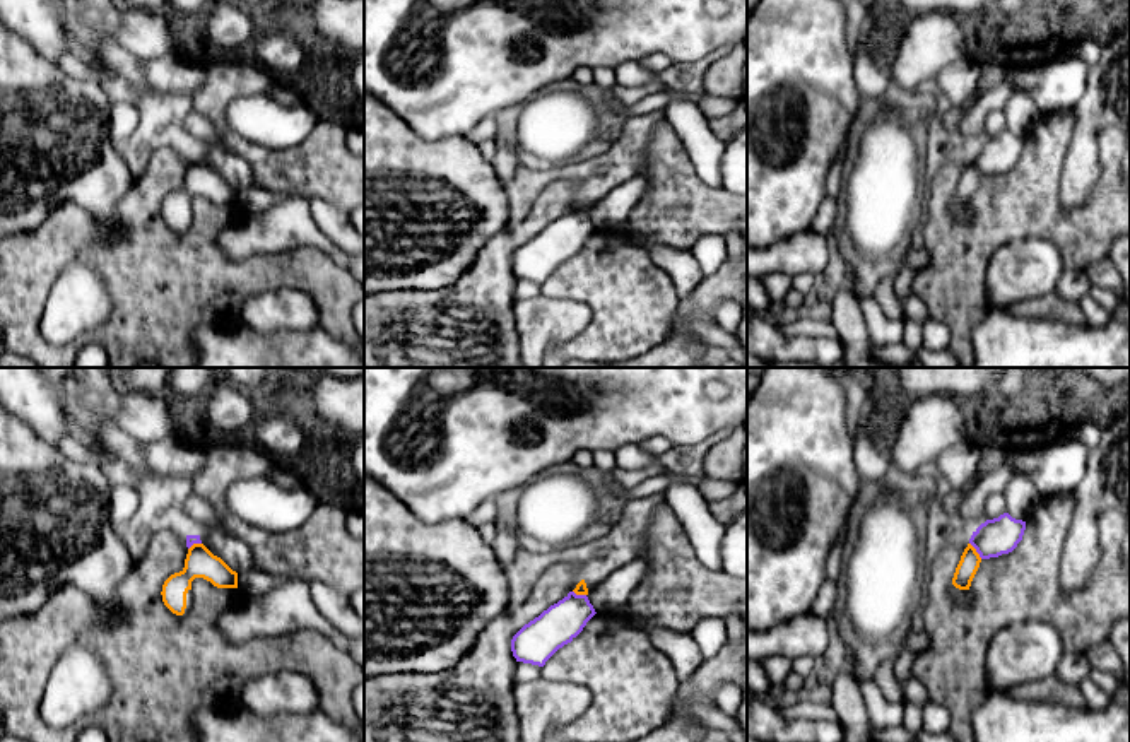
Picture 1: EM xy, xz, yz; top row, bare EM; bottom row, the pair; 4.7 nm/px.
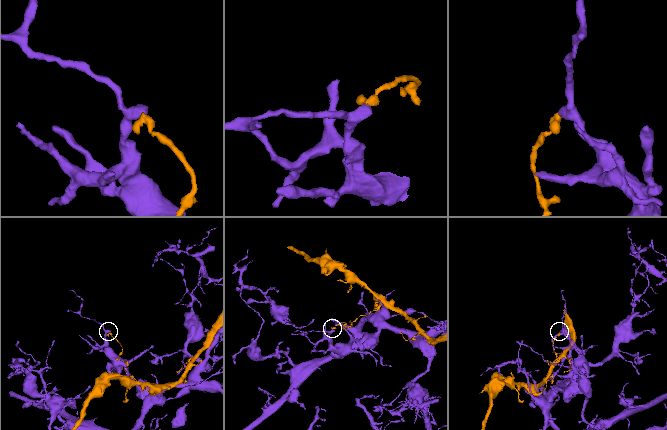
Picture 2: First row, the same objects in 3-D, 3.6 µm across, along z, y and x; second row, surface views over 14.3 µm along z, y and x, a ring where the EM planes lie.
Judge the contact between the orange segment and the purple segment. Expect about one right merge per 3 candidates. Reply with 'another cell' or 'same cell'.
another cell

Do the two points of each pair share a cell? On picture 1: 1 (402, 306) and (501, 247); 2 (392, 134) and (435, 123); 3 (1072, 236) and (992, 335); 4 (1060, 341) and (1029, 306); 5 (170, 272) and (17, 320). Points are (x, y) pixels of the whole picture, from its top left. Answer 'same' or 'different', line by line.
1: same
2: different
3: different
4: different
5: same

